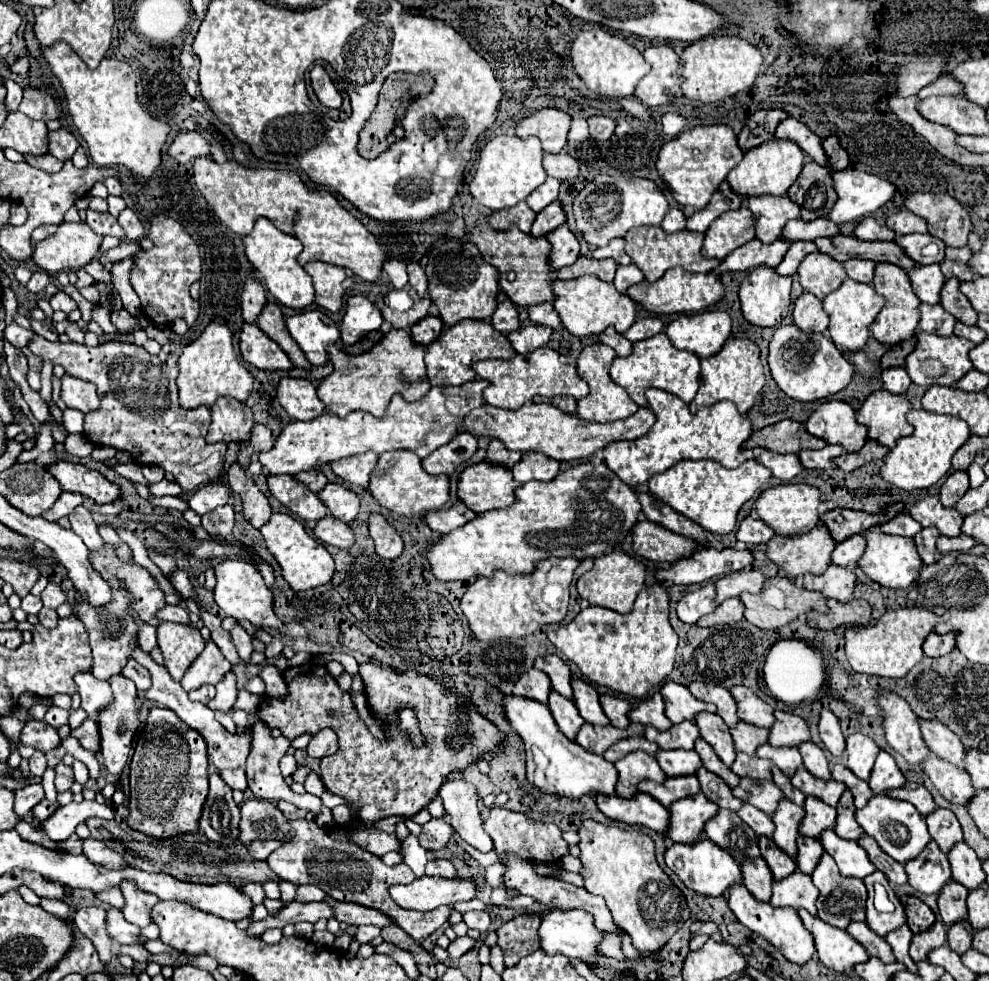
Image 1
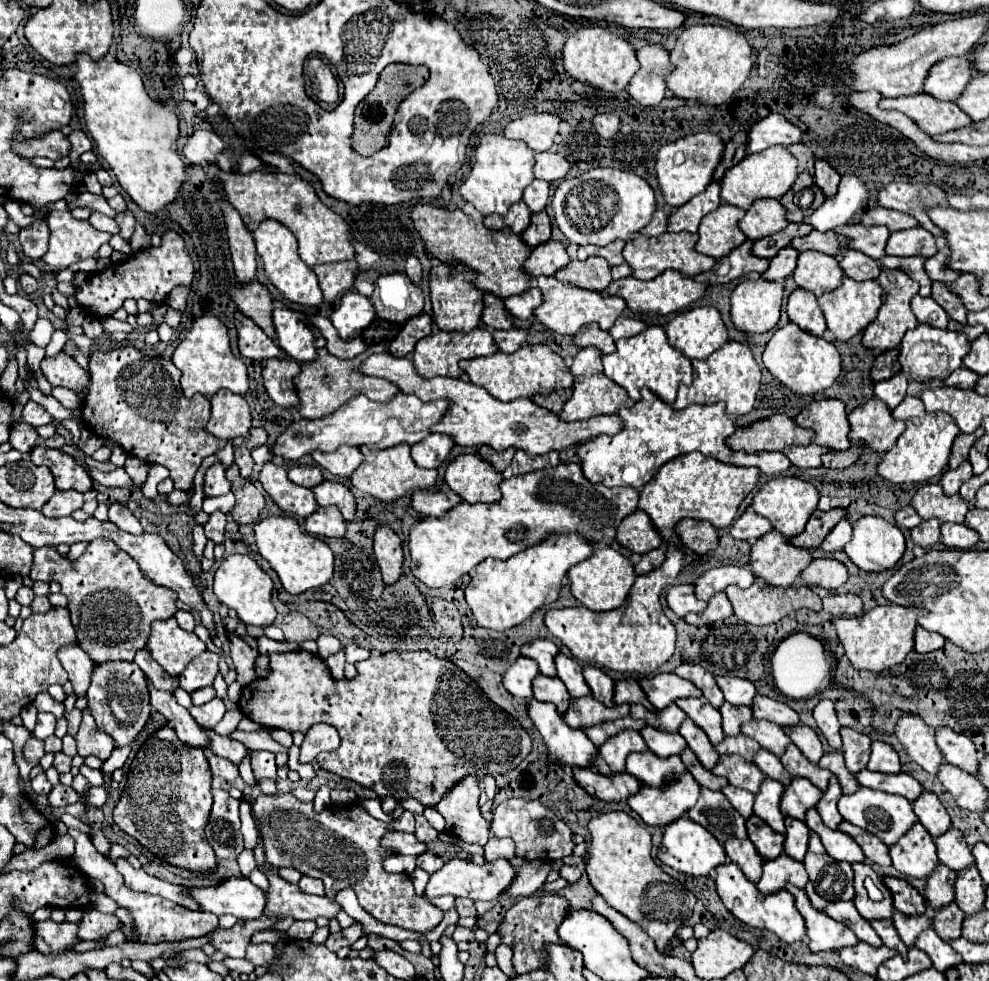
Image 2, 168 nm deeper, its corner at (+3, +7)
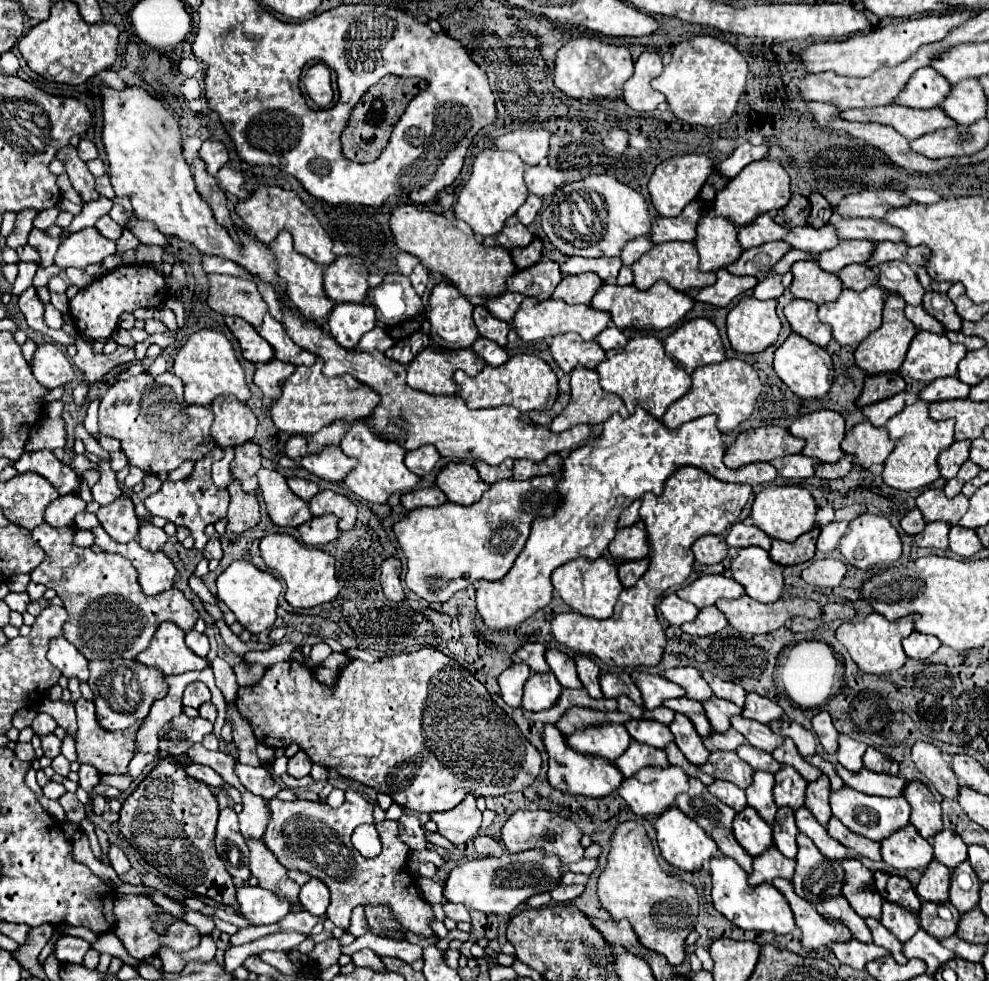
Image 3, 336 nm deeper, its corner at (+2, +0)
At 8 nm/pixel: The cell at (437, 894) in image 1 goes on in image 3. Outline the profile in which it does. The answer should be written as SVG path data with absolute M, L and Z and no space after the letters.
M527 849L521 853L503 853L501 857L481 857L457 865L445 883L445 897L451 903L467 905L483 913L511 915L517 905L525 903L531 895L549 893L561 885L563 865L559 857L545 855L541 849Z

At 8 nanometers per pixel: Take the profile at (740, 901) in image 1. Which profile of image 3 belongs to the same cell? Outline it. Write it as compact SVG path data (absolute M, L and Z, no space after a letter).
M719 855L713 857L713 861L709 861L709 873L713 879L713 905L719 913L723 913L733 925L741 927L741 929L755 929L755 931L771 931L771 933L779 933L779 935L787 935L795 931L795 921L793 921L793 913L787 905L787 899L773 889L771 883L759 885L759 887L751 887L747 885L747 873L729 857Z

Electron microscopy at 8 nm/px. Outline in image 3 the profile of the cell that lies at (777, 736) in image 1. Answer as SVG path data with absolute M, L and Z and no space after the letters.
M747 693L741 715L747 719L755 719L759 723L771 723L771 721L783 717L783 709L777 703L769 701L767 697L761 697L757 693Z

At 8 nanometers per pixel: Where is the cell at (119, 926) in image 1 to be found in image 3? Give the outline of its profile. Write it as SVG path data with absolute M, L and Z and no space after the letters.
M65 935L65 937L59 937L59 941L55 943L53 955L55 955L55 959L57 959L59 963L81 963L81 961L83 961L83 955L85 955L85 951L87 951L89 947L91 947L91 945L85 943L83 939Z

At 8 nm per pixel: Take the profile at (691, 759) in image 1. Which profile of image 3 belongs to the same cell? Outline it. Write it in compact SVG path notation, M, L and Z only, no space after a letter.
M631 719L625 723L625 727L635 741L647 743L647 745L657 747L657 749L663 749L667 743L673 741L669 727L665 727L653 719Z

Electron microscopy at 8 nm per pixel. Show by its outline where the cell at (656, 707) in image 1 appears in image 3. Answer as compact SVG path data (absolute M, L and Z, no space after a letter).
M601 673L601 691L605 697L615 699L619 695L627 695L629 699L633 699L637 705L643 705L641 693L635 687L635 683L631 681L629 673Z

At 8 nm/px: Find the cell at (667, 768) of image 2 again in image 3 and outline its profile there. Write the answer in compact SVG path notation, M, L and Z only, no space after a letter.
M631 741L629 749L617 757L615 767L625 775L631 777L635 775L639 769L649 767L649 765L657 765L657 767L667 767L669 761L665 757L663 749L653 749L649 745L641 745L639 741Z

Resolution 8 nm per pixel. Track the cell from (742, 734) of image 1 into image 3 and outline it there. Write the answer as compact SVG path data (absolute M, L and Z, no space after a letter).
M711 697L709 701L703 701L703 709L705 709L705 715L713 727L713 731L727 731L731 727L729 719L733 715L739 715L741 713L741 707L725 701L725 699L719 699L719 697Z

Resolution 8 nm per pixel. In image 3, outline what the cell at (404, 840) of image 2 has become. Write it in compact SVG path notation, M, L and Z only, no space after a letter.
M433 849L411 851L411 859L415 859L415 861L431 861L431 863L435 863L435 867L437 867L437 869L445 863L445 861L443 861L443 857L441 857L437 851L433 851Z

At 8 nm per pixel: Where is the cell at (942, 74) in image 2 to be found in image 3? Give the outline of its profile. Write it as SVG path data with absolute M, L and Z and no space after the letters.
M925 67L913 73L913 77L907 81L905 89L897 95L893 103L913 109L931 109L939 107L949 91L951 91L949 81L935 69Z

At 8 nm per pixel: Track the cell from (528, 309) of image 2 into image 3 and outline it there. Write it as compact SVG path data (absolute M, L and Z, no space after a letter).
M505 291L501 297L481 297L483 299L483 305L489 309L489 313L501 321L507 321L511 323L513 321L513 315L517 313L521 301L525 299L523 295L519 293L509 293Z

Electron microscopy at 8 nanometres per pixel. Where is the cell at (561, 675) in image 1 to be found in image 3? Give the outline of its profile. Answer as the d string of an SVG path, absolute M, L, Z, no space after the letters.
M525 643L525 645L521 645L511 655L511 661L513 663L527 663L531 667L531 671L537 671L537 673L549 671L549 665L545 661L545 645L541 645L541 643Z

